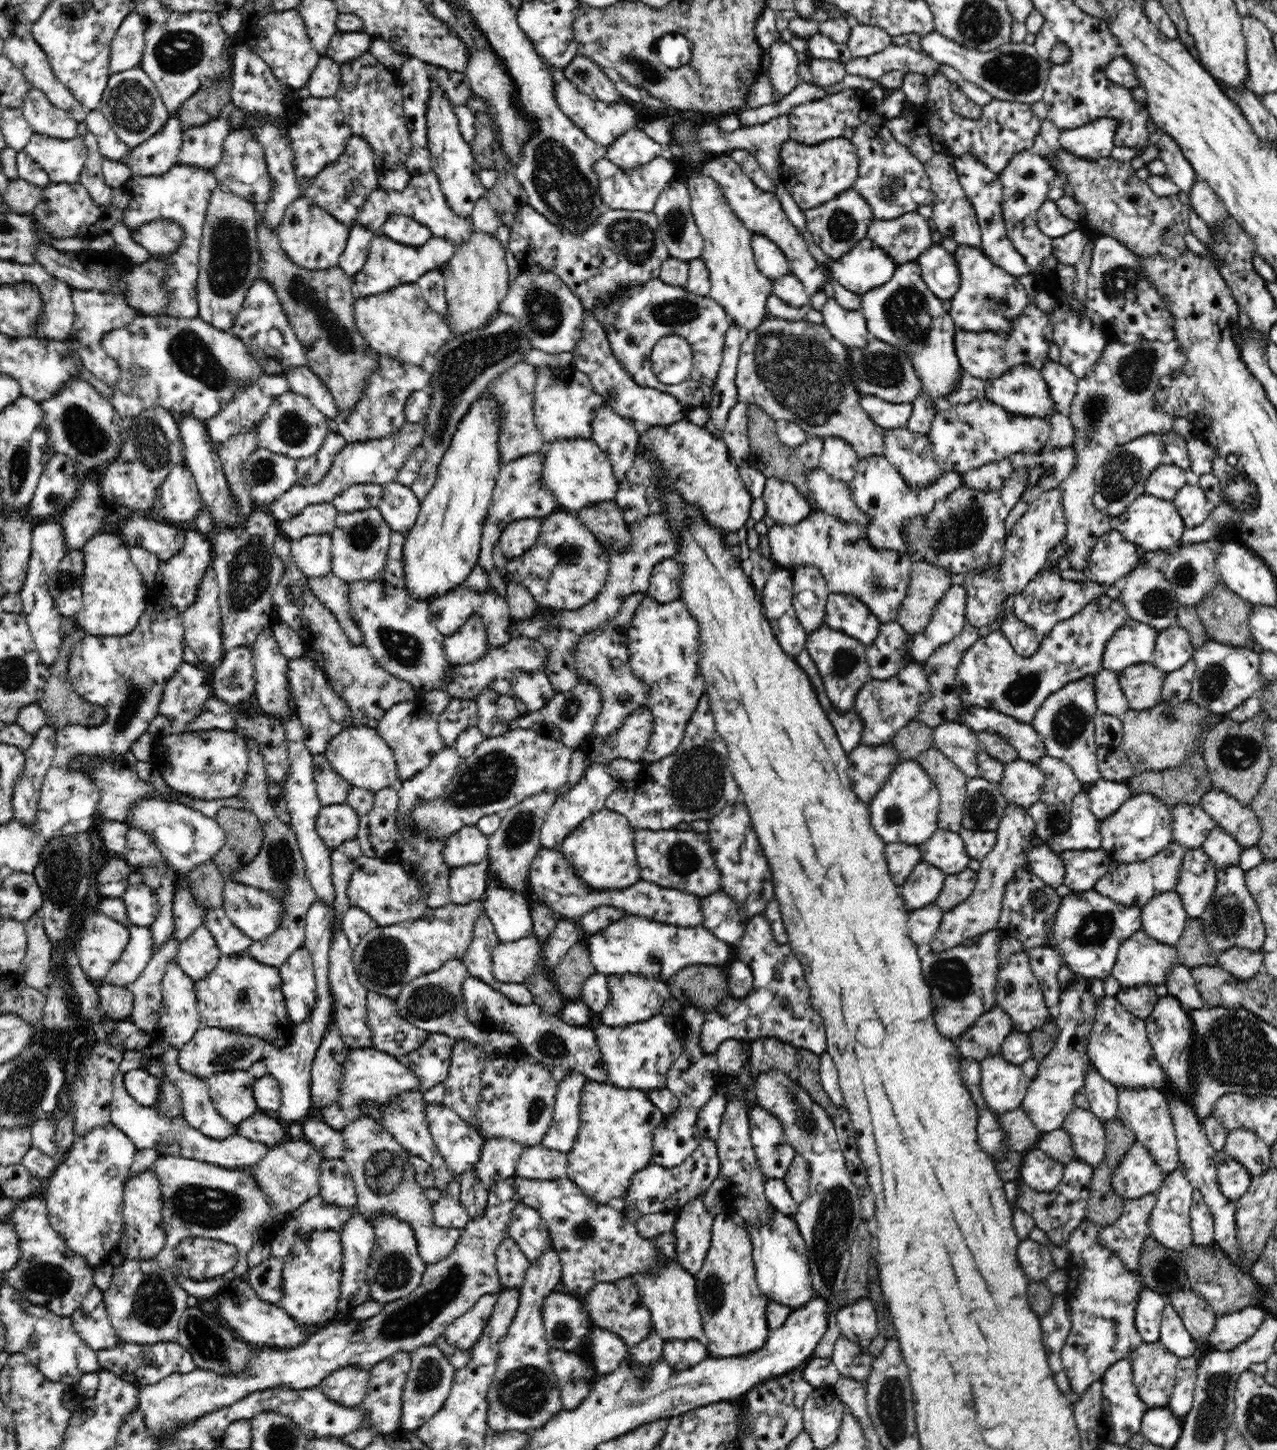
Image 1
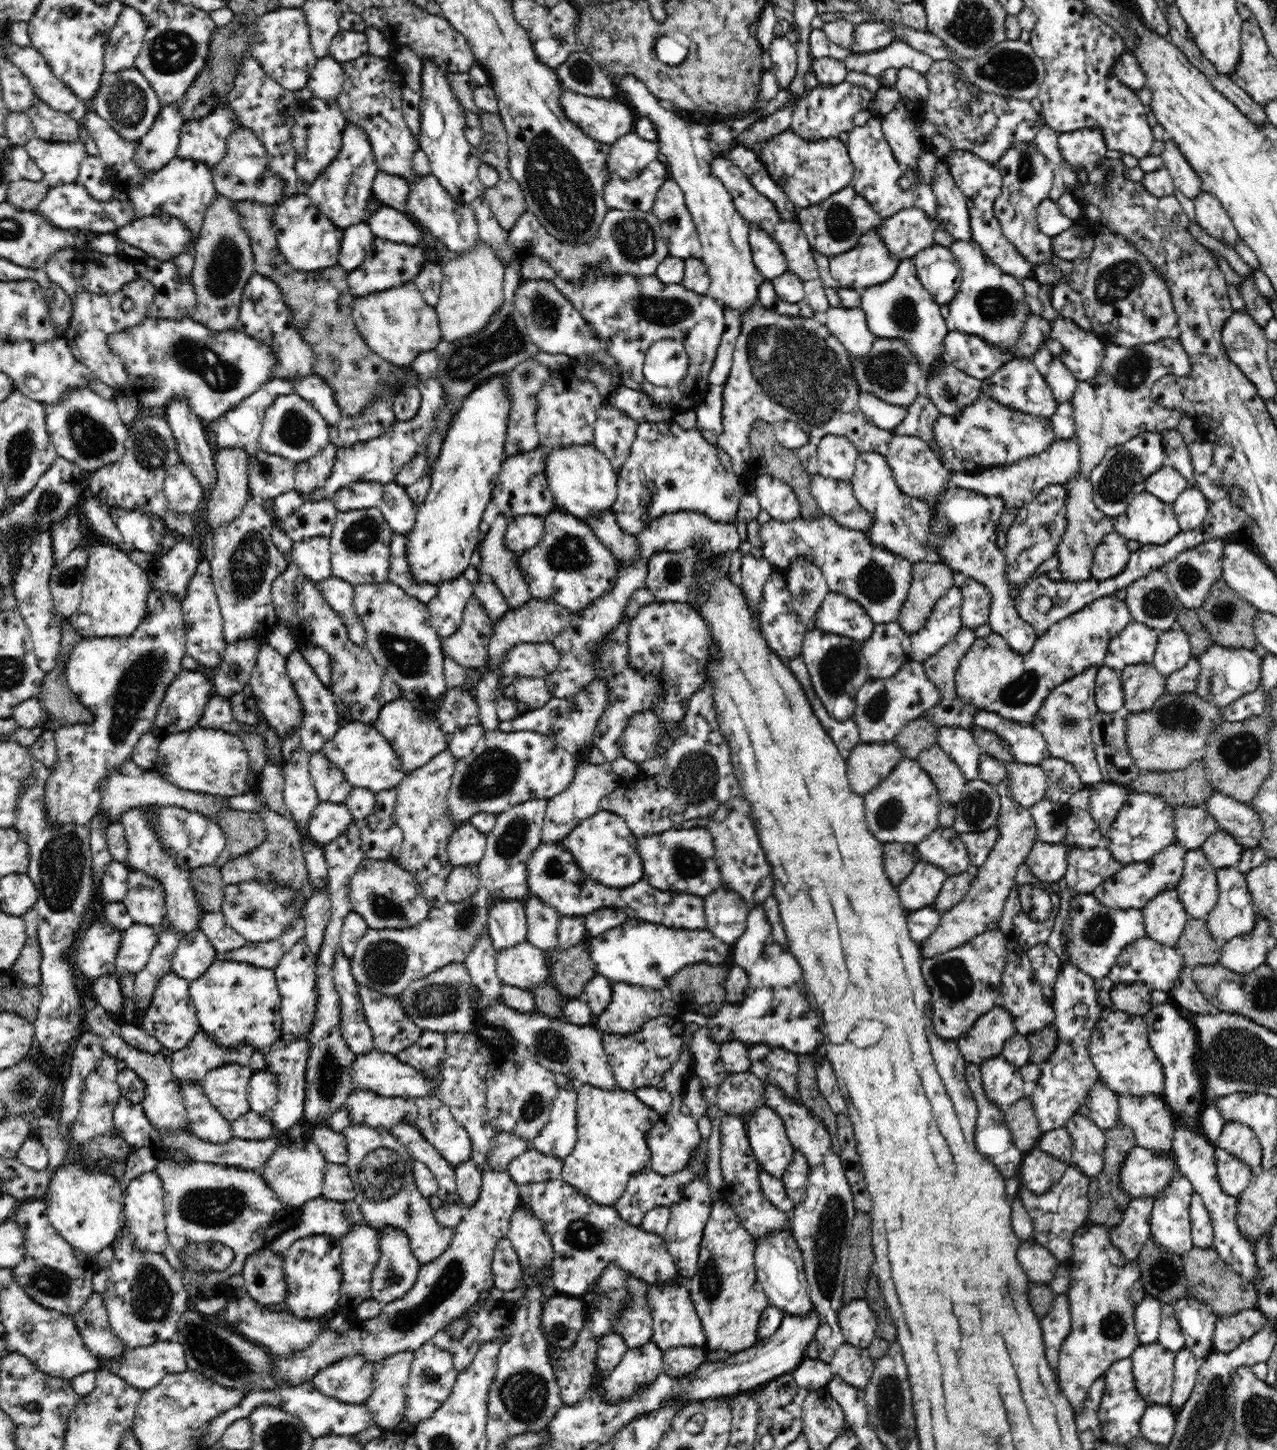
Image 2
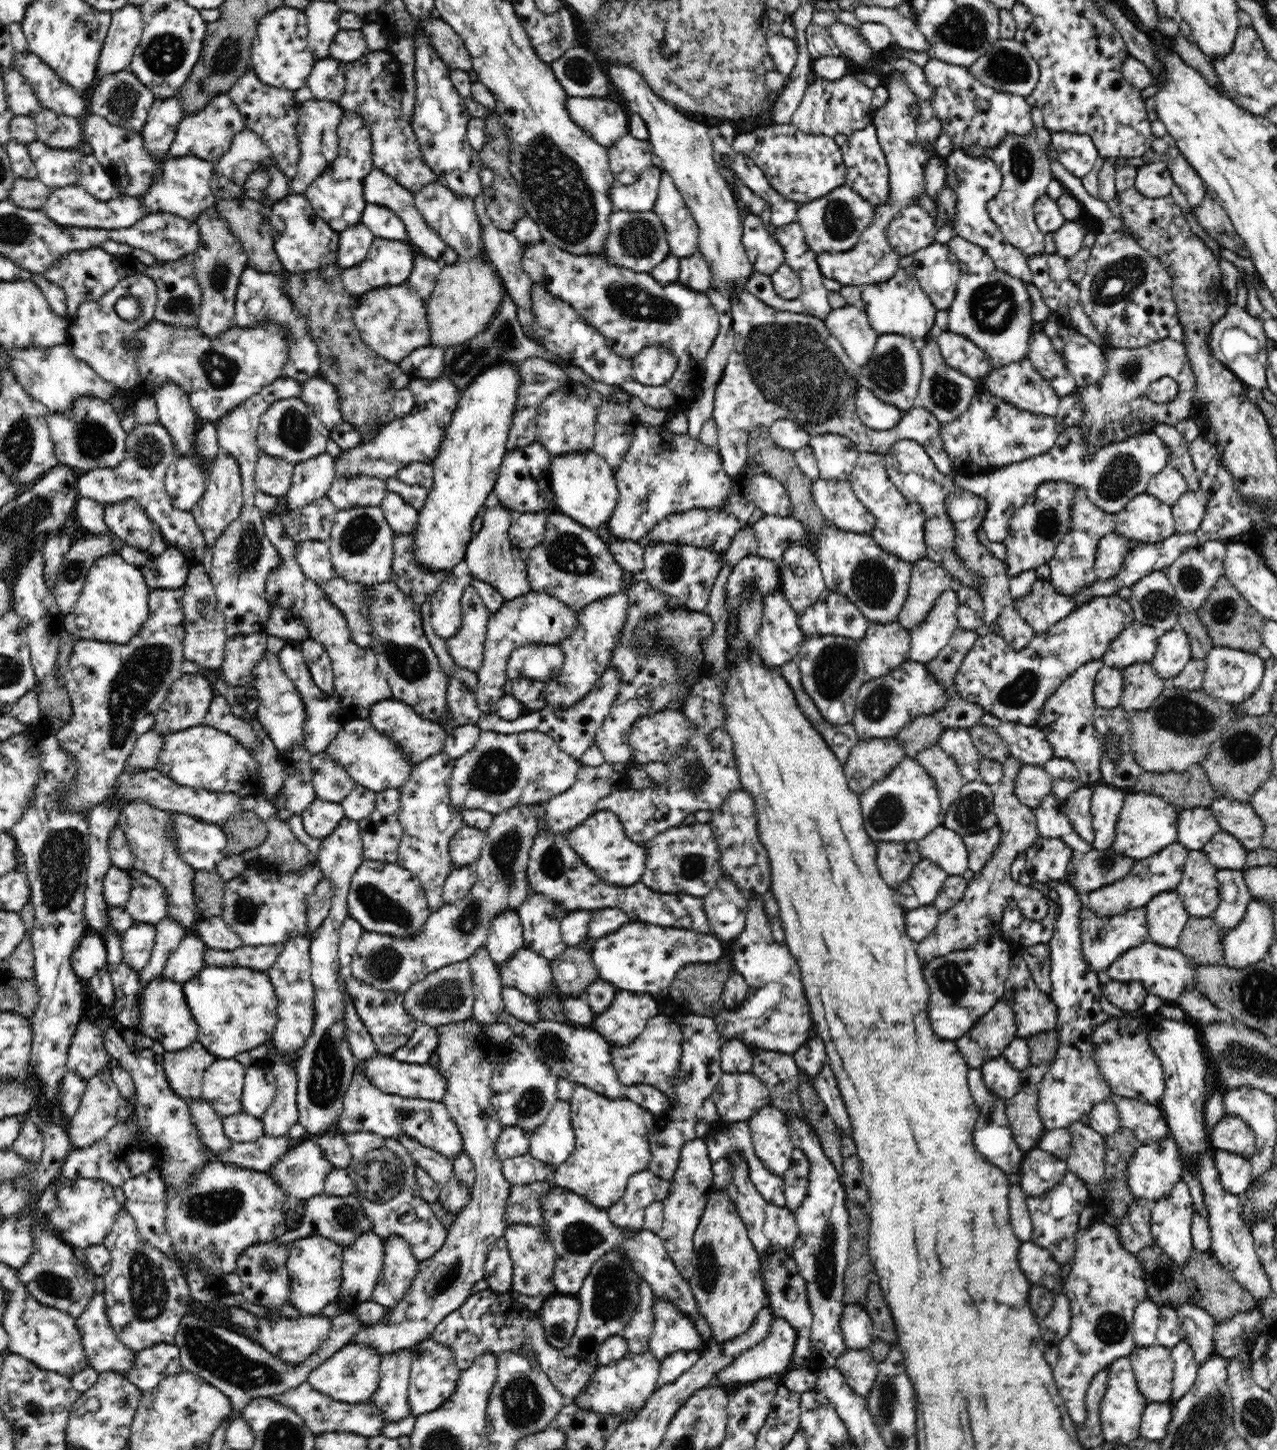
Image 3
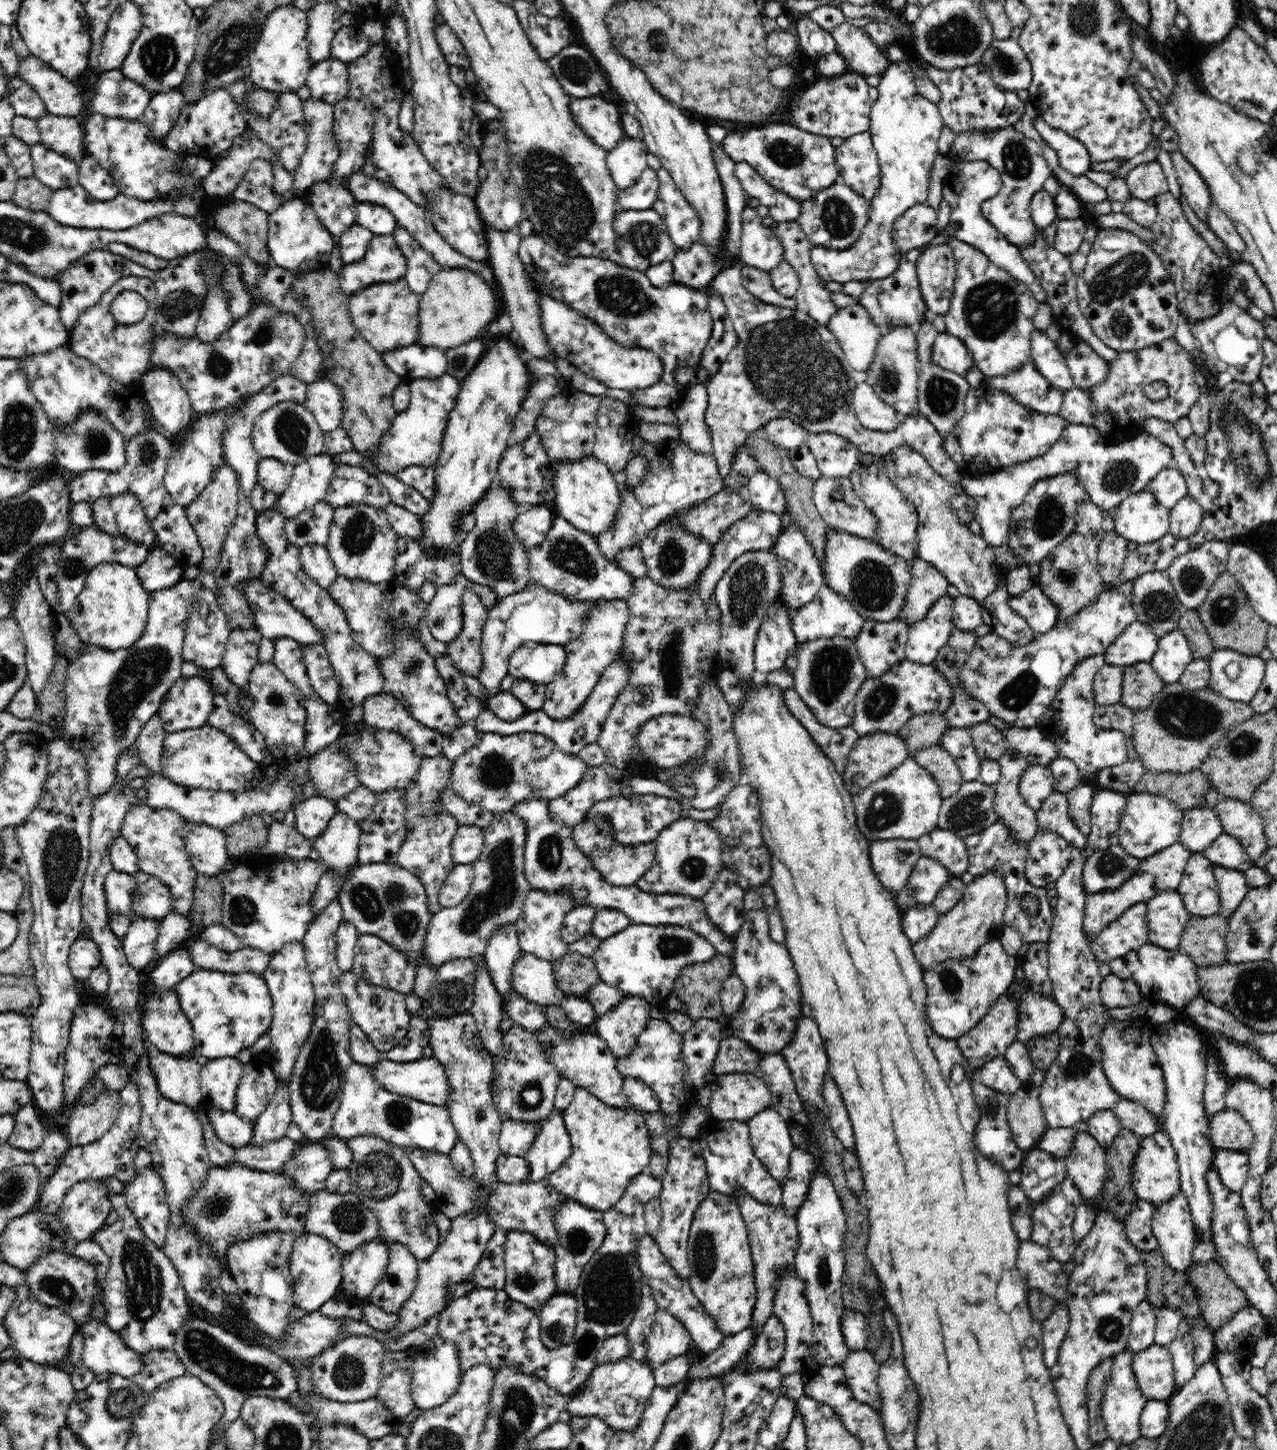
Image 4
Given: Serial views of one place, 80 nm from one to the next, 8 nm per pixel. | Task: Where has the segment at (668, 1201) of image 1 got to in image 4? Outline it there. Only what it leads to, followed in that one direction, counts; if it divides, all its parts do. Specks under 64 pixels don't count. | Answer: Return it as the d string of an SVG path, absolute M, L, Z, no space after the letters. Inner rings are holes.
M647 1172L638 1174L624 1191L623 1197L602 1214L606 1230L602 1245L594 1251L592 1258L584 1264L576 1288L570 1292L576 1299L577 1325L572 1342L559 1349L548 1350L540 1340L540 1319L536 1312L526 1308L524 1303L516 1302L504 1292L504 1289L476 1289L458 1296L442 1310L439 1316L437 1334L446 1340L453 1340L458 1345L461 1369L468 1370L476 1365L488 1365L494 1374L502 1369L512 1369L514 1373L527 1374L544 1382L556 1392L571 1396L589 1380L591 1371L597 1367L597 1353L607 1338L625 1332L640 1306L640 1290L645 1283L638 1258L635 1256L640 1240L645 1236L645 1206L649 1200L658 1197L662 1185Z

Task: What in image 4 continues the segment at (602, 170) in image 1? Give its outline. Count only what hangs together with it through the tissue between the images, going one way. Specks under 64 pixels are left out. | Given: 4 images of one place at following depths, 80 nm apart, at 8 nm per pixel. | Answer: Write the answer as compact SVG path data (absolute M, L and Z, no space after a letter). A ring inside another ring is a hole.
M645 168L638 181L626 190L617 192L616 208L624 210L651 210L657 202L659 179L652 168Z

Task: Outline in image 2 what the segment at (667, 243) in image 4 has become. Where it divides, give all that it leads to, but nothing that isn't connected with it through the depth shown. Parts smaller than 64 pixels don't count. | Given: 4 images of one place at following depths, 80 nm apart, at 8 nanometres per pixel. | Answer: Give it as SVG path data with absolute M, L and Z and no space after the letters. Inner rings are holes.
M610 209L597 237L591 243L570 245L550 235L532 212L522 214L509 230L509 242L515 246L519 262L530 254L543 256L558 276L566 281L585 278L586 266L597 268L604 275L630 274L634 277L655 275L657 266L669 255L658 218L651 212Z

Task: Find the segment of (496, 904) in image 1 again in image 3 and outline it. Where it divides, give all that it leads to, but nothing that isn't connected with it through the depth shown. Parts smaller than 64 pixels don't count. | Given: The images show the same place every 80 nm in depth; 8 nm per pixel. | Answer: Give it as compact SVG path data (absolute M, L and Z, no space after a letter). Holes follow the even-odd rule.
M516 911L495 916L488 931L486 949L496 968L500 970L522 947L522 925Z

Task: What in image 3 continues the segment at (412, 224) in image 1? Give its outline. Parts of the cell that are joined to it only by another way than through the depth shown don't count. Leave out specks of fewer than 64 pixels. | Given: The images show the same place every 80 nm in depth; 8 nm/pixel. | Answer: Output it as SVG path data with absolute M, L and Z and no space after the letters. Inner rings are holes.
M366 204L360 223L367 226L375 237L388 240L409 240L402 220L392 210L376 204Z

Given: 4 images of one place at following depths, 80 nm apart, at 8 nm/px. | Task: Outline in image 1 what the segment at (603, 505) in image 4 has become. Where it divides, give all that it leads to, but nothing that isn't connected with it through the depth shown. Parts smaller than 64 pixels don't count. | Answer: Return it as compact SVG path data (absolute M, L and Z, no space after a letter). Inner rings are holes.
M594 439L555 440L544 450L543 479L557 500L559 509L577 513L588 505L614 501L619 481L608 455Z

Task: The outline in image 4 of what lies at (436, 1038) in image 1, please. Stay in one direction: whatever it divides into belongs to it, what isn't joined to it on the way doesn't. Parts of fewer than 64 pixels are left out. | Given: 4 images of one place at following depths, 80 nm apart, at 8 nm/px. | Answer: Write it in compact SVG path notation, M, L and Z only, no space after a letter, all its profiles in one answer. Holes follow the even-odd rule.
M410 1013L410 1026L406 1036L394 1048L383 1054L391 1061L408 1062L424 1056L424 1046L428 1046L428 1023L421 1015Z

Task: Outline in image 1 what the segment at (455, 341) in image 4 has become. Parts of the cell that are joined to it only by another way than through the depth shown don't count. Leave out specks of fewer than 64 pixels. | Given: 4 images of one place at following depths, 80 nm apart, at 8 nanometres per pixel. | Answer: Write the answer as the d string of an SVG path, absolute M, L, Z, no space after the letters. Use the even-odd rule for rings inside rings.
M475 230L440 270L446 282L446 314L442 316L450 327L450 334L463 335L486 326L499 312L500 303L509 291L508 265L504 261L504 248L498 239Z

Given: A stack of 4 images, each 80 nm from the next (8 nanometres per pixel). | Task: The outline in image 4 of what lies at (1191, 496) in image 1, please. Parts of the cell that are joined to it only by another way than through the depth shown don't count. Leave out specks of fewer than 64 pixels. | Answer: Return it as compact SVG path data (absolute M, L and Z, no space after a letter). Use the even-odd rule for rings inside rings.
M1187 494L1169 510L1168 532L1178 539L1196 534L1201 528L1205 513L1196 499Z

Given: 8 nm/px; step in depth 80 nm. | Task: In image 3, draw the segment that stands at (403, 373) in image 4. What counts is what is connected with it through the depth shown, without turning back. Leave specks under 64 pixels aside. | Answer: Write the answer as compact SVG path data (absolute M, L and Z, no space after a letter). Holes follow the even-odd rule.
M423 345L412 350L402 360L394 363L398 365L400 370L409 375L410 380L436 379L443 376L444 355L440 346Z

